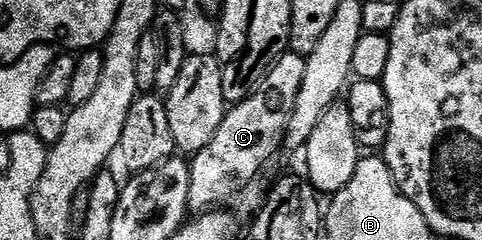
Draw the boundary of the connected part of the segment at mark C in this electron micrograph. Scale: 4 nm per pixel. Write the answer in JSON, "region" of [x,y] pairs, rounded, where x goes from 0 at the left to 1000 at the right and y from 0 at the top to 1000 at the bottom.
{"region":[[[589,225],[560,283],[548,342],[510,417],[488,429],[467,471],[461,517],[452,517],[452,550],[444,550],[444,583],[427,600],[396,663],[394,688],[394,817],[390,867],[398,883],[432,883],[442,867],[456,867],[463,842],[479,833],[488,808],[498,808],[539,725],[539,704],[579,633],[581,608],[591,604],[598,521],[610,467],[610,433],[618,417],[618,383],[627,367],[627,333],[635,317],[637,238],[629,225]]]}

